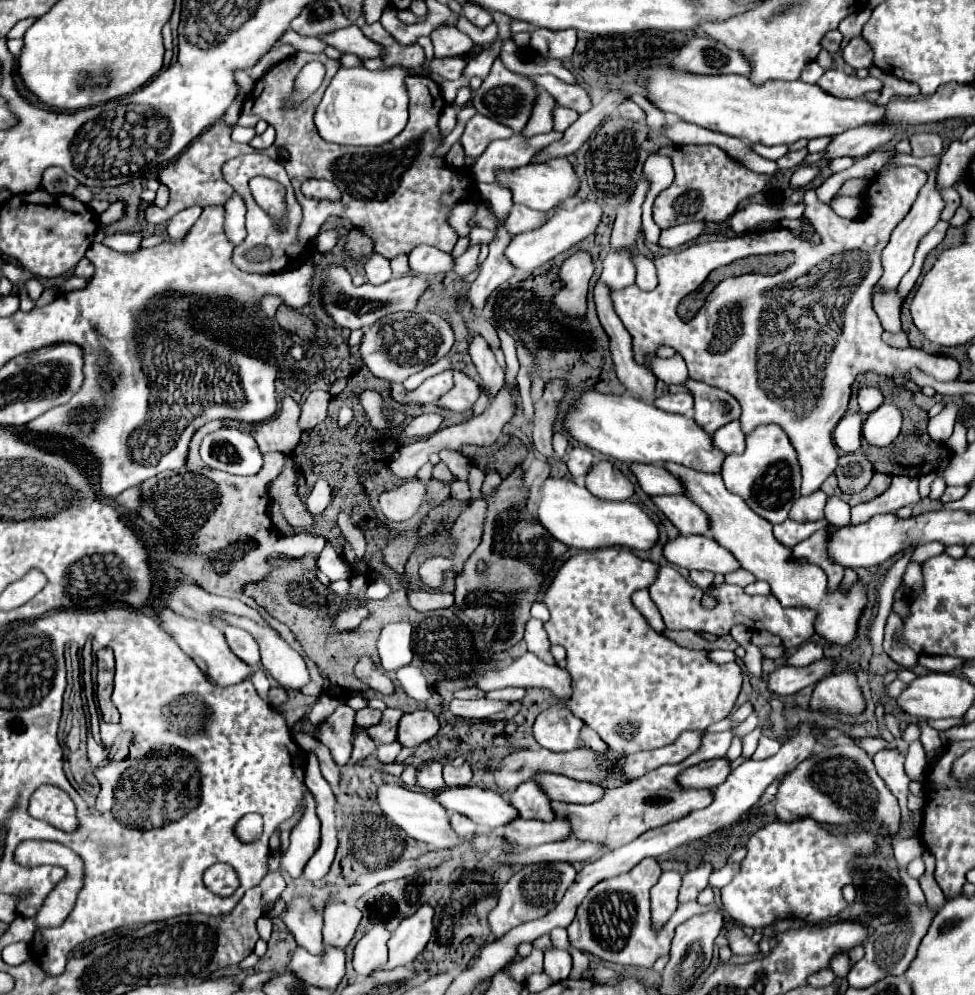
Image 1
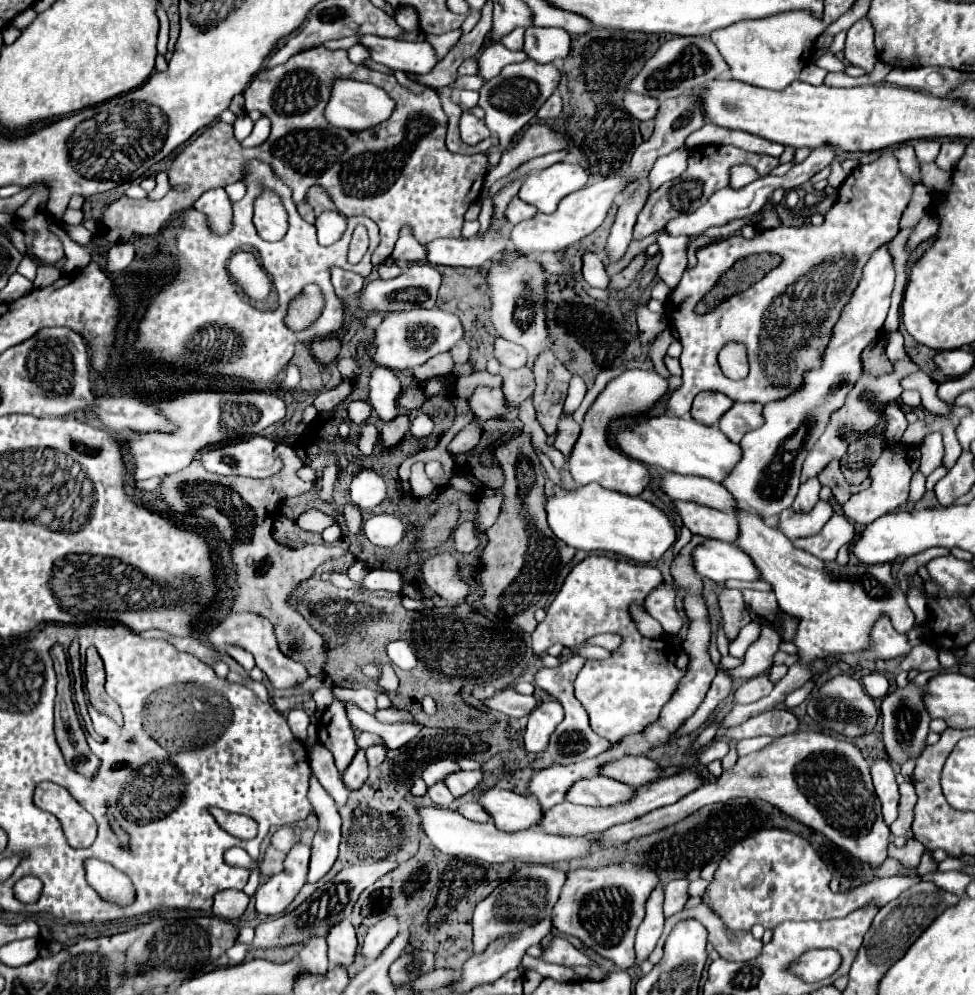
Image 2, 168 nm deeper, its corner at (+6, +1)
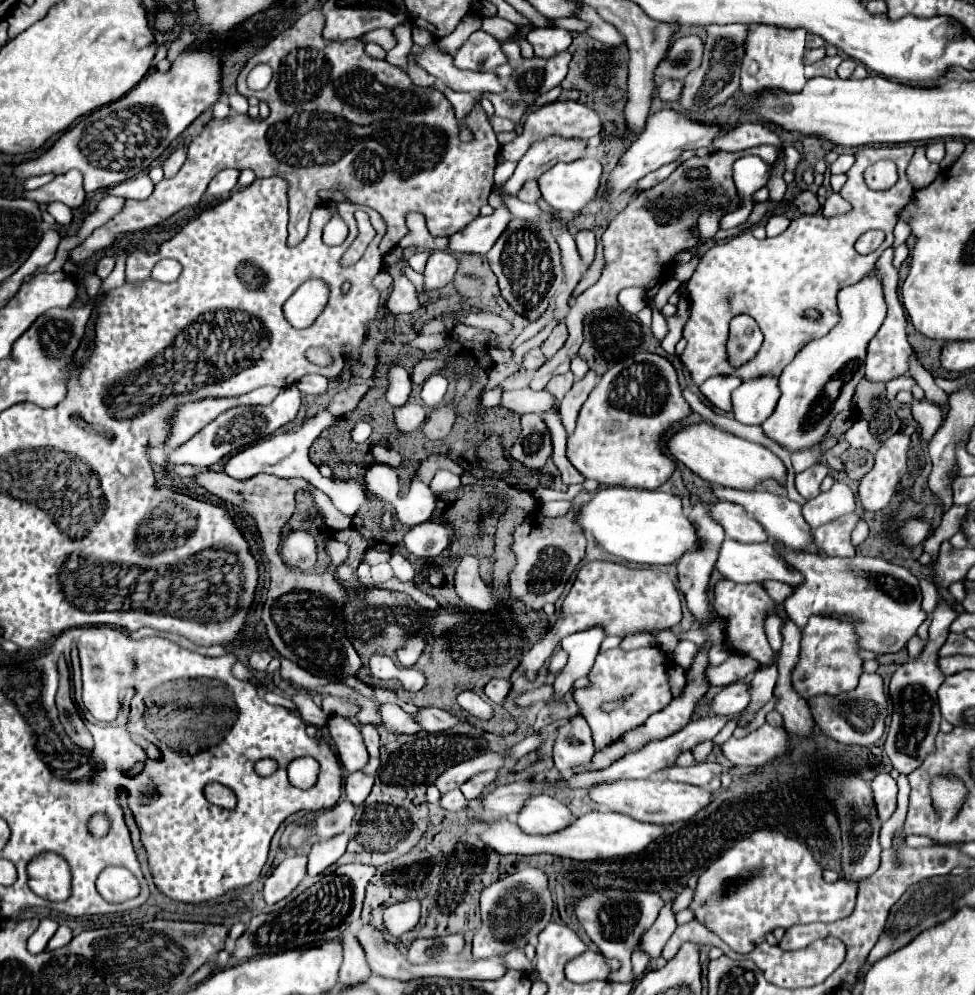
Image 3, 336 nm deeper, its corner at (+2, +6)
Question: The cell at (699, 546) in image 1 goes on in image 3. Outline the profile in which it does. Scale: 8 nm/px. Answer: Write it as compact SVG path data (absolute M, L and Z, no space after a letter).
M723 540L715 568L723 574L723 578L733 580L733 582L743 582L743 584L763 582L763 580L779 580L779 582L787 582L787 584L795 586L801 582L801 574L795 568L791 568L789 564L785 564L781 554L777 554L775 548L769 546L769 542L743 544L737 540Z

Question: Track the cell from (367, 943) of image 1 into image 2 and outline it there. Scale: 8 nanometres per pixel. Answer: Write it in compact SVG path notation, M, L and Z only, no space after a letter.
M385 917L381 919L377 925L373 925L367 931L365 943L363 943L363 953L369 961L377 959L385 945L389 945L389 941L393 941L393 937L397 937L397 933L401 931L401 921L397 917Z

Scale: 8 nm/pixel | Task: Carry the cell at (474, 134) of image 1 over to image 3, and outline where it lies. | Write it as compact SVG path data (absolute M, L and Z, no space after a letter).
M437 82L435 88L441 90L441 92L447 96L447 100L453 104L455 116L457 116L459 120L465 120L465 118L471 114L471 110L475 108L475 102L477 102L477 100L475 100L475 94L453 92L453 90L449 90L449 88L441 88L441 82Z

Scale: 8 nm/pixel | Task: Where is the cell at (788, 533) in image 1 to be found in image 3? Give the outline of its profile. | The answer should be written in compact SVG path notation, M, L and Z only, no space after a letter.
M835 482L829 492L821 492L817 498L803 504L803 518L815 530L853 510L855 510L855 494L847 484Z

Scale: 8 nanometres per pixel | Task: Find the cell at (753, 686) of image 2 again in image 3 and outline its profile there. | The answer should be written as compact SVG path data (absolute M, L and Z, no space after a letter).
M735 682L725 686L713 700L713 712L719 716L731 716L747 708L751 700L751 686L745 682Z

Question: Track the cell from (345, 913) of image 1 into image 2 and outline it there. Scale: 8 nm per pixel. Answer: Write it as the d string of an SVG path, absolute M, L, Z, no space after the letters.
M345 919L339 925L335 925L327 935L327 943L329 943L331 967L335 967L335 965L349 967L355 961L357 937L355 937L355 929L353 929L351 921Z

